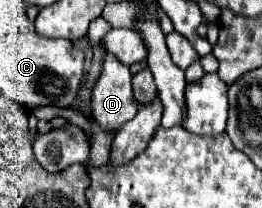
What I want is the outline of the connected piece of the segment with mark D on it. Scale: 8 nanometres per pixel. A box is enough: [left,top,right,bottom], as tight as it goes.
[92,51,138,131]

